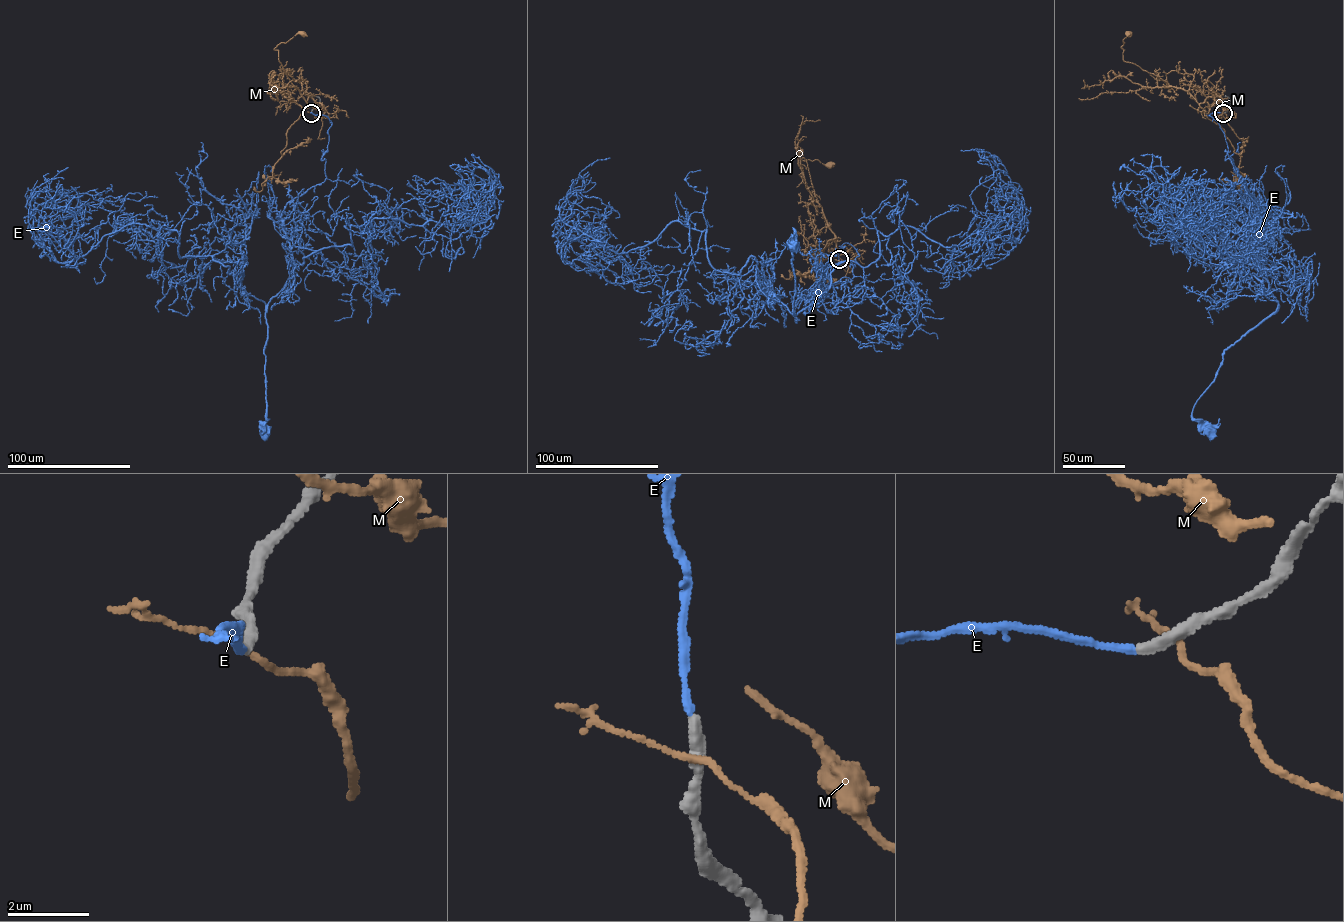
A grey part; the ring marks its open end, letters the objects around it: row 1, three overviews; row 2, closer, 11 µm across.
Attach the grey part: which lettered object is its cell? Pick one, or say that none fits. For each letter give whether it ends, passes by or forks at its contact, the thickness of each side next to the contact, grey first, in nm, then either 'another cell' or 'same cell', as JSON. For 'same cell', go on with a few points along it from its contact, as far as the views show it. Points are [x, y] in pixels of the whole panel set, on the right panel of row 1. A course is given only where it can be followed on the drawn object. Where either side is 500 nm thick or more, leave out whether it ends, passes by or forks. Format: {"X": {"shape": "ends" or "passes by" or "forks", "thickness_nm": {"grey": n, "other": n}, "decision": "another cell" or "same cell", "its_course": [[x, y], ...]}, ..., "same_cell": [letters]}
{"E": {"shape": "ends", "thickness_nm": {"grey": 280, "other": 180}, "decision": "same cell", "its_course": [[1223, 113], [1207, 115], [1262, 210], [1248, 261], [1278, 304], [1225, 351], [1195, 403], [1192, 416], [1210, 429]]}, "M": {"shape": "passes by", "thickness_nm": {"grey": 400, "other": 130}, "decision": "another cell"}, "same_cell": ["E"]}

